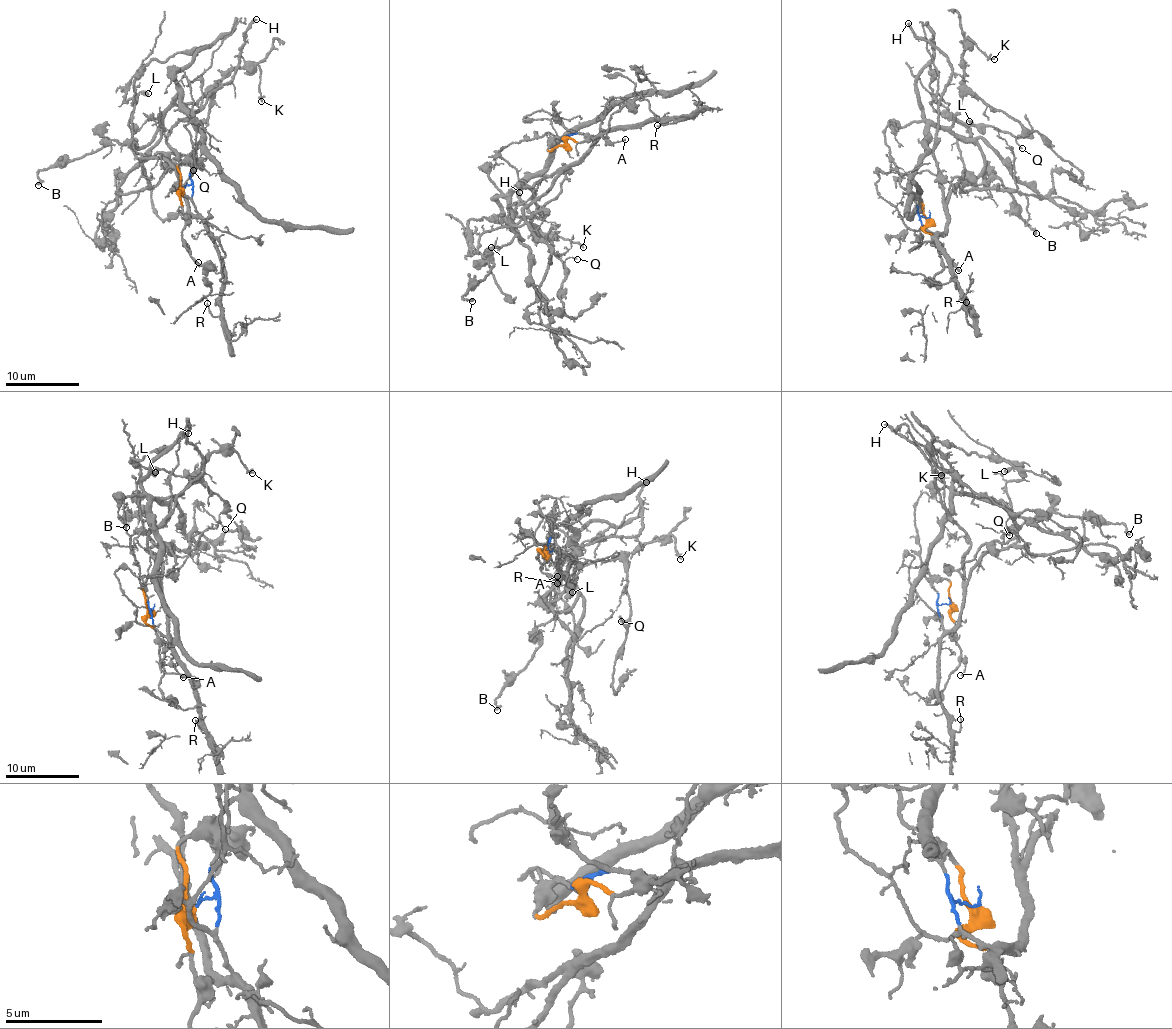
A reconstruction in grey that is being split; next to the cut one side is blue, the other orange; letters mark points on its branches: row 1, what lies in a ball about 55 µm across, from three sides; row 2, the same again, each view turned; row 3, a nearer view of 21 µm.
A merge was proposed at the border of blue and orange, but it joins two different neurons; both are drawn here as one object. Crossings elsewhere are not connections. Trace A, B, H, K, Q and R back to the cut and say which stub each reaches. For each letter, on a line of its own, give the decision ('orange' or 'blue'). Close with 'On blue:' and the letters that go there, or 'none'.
A: orange
B: orange
H: blue
K: orange
Q: orange
R: blue
On blue: H, R

